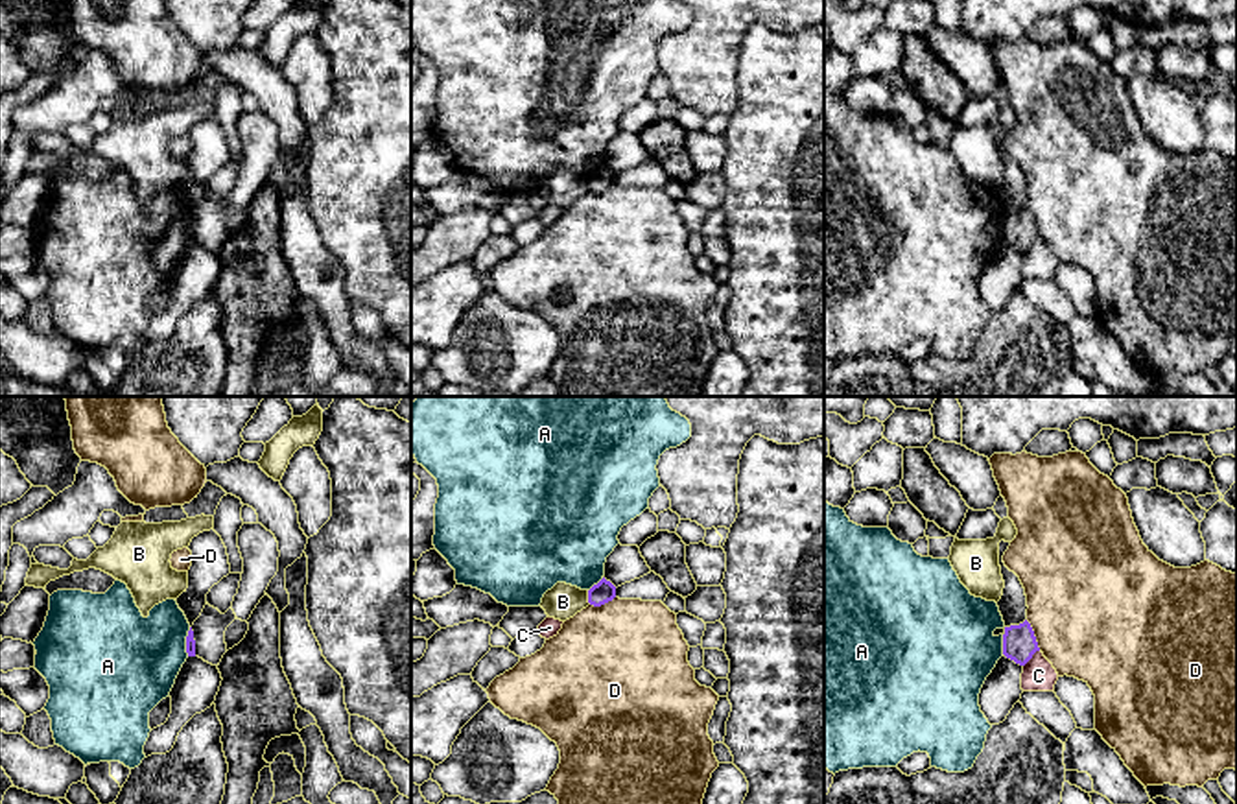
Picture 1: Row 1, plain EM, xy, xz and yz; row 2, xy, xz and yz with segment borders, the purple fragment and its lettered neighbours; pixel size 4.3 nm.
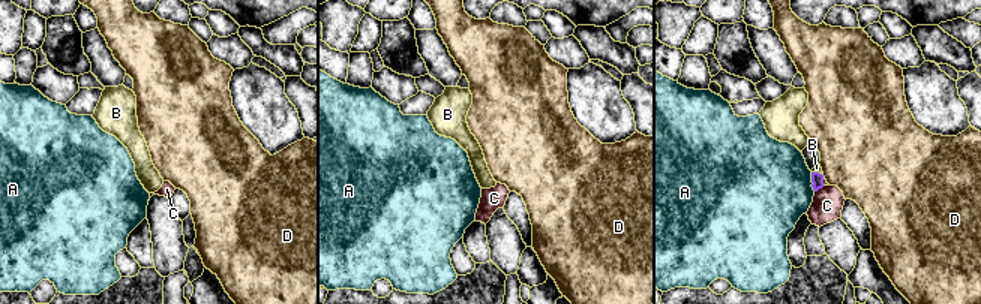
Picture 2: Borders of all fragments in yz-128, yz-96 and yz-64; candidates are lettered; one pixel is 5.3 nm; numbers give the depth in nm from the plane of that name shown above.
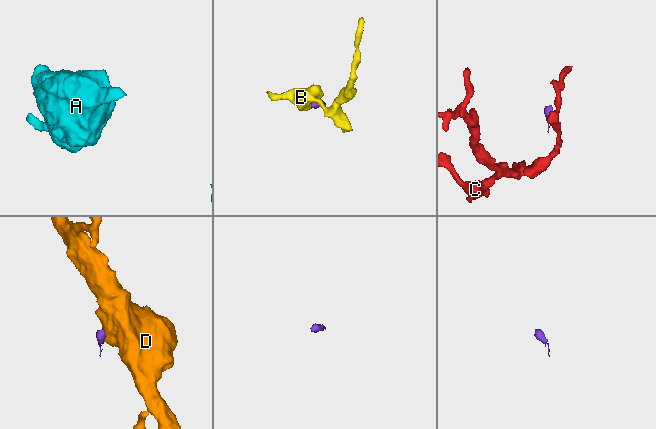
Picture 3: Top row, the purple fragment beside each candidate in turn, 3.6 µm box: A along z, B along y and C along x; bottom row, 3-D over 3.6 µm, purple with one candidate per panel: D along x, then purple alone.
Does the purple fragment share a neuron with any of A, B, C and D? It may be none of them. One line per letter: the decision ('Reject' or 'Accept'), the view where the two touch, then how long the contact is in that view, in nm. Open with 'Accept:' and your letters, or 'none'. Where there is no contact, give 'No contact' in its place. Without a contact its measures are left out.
Accept: none
A: Reject. Touches purple in xy. Shared border 130 nm
B: Reject. Touches purple in xz. Shared border 70 nm
C: Reject. Touches purple in yz. Shared border 100 nm
D: Reject. Touches purple in yz. Shared border 150 nm

